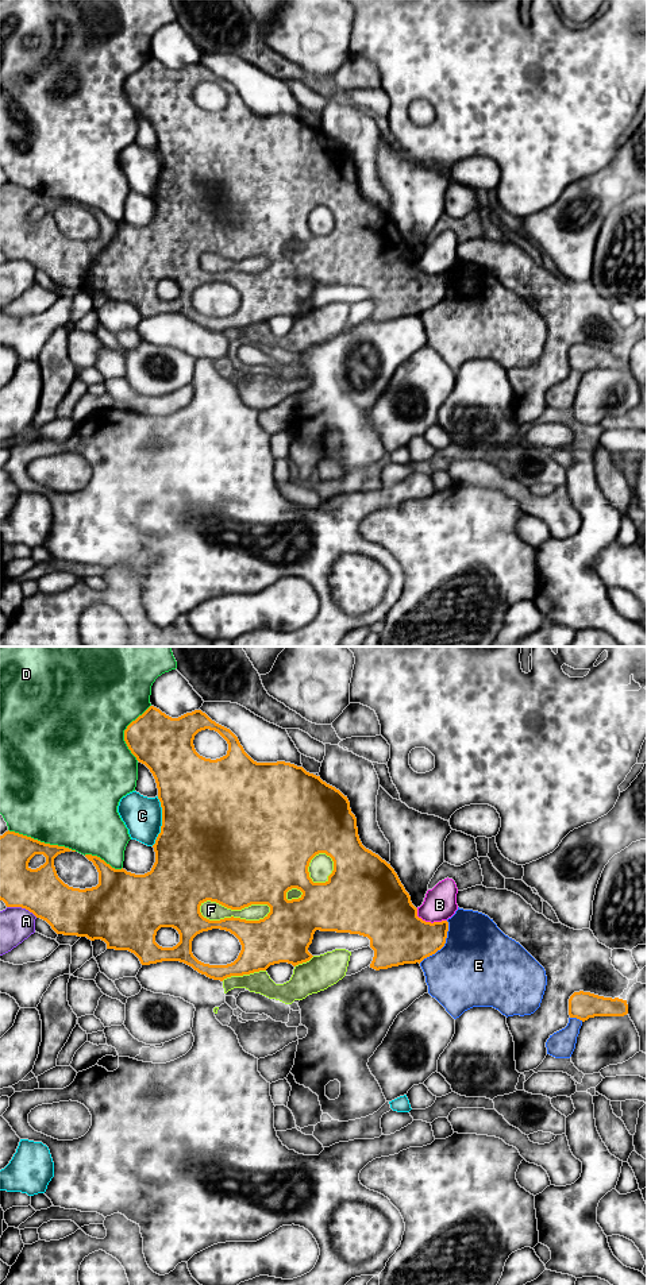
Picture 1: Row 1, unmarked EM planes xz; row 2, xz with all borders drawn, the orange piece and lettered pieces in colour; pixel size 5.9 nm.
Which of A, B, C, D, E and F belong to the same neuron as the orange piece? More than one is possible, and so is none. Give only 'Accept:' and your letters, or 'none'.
Accept: none

